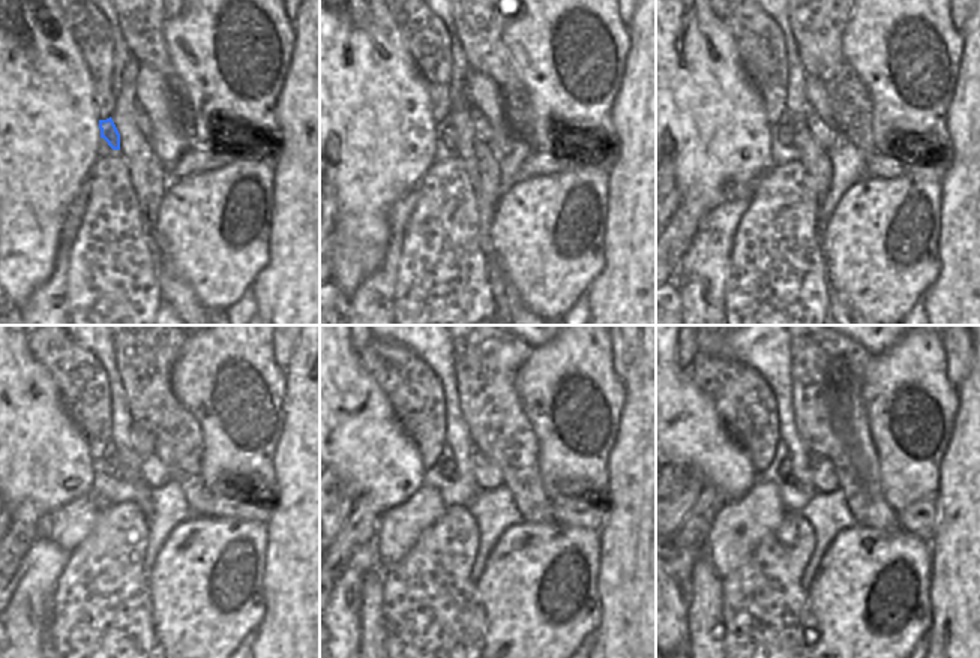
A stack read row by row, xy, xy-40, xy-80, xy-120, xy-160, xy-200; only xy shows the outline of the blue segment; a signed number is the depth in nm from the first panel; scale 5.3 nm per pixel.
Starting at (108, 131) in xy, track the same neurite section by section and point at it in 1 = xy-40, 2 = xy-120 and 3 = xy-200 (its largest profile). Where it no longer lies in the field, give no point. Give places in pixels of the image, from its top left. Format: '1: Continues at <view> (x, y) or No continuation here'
1: Continues at xy-40 (446, 131)
2: Continues at xy-120 (114, 468)
3: Continues at xy-200 (784, 469).

